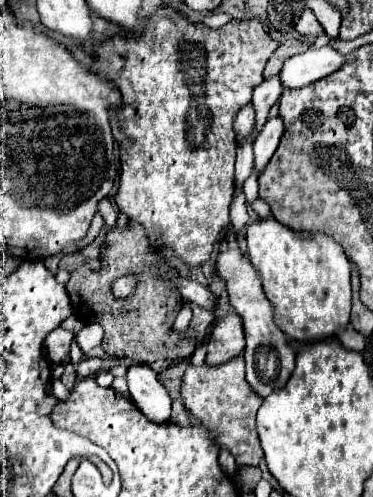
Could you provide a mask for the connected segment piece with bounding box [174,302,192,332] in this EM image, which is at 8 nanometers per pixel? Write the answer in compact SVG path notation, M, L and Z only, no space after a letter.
M186 302L186 304L184 304L184 308L180 310L180 314L178 314L176 322L174 322L174 328L182 332L182 330L186 330L186 328L188 328L190 320L192 320L192 310L190 310L190 304Z

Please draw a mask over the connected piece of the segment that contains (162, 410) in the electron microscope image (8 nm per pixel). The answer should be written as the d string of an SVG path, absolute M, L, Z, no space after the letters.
M132 364L126 370L126 382L130 398L152 422L166 422L166 410L170 410L170 396L156 372L148 364Z

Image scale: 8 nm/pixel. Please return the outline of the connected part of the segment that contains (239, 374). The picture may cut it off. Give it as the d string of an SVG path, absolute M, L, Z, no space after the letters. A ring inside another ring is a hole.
M238 356L230 362L218 366L204 364L202 366L188 365L184 380L182 380L182 398L186 410L198 418L202 424L212 426L216 430L216 438L220 448L232 450L236 458L236 466L258 466L260 458L264 456L258 432L256 432L256 412L262 406L262 398L246 386L244 376L244 358Z

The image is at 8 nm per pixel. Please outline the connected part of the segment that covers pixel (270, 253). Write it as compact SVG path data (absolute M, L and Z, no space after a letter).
M268 216L246 228L246 240L248 256L260 270L264 294L274 308L274 322L282 326L284 334L302 342L312 342L330 338L338 328L346 328L350 324L350 260L342 246L334 242L334 238L326 234L298 234L274 220L274 216Z

